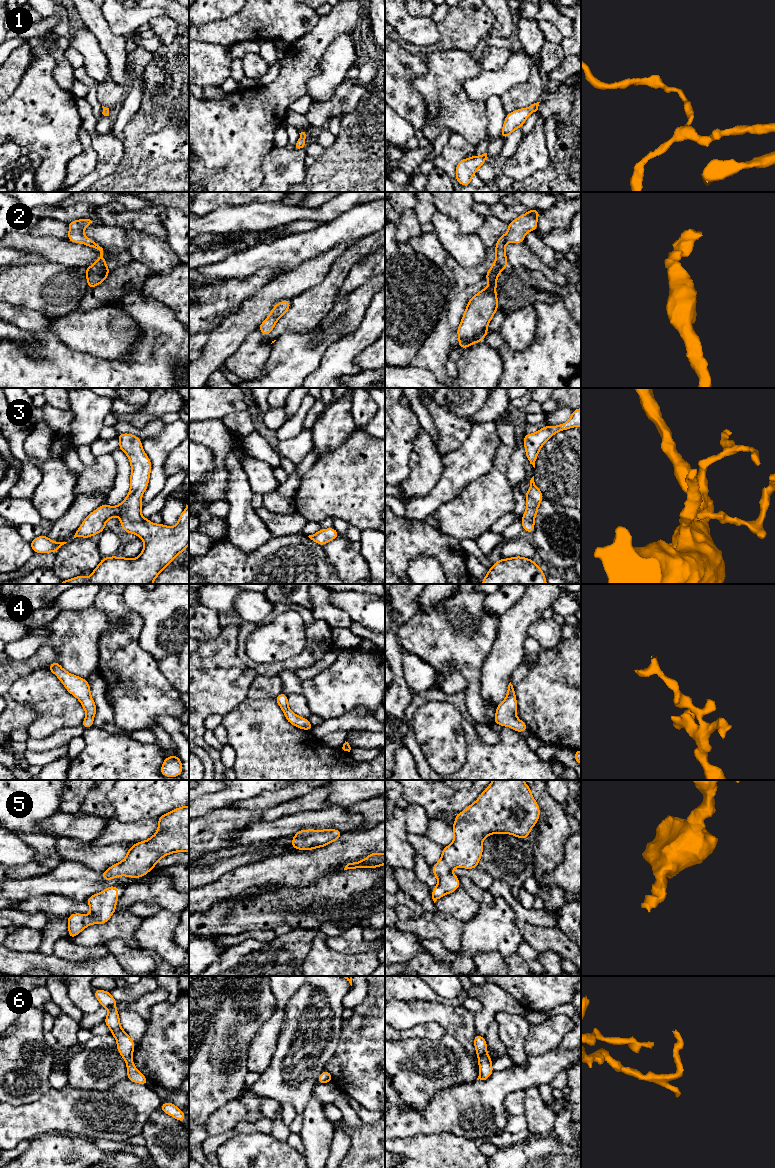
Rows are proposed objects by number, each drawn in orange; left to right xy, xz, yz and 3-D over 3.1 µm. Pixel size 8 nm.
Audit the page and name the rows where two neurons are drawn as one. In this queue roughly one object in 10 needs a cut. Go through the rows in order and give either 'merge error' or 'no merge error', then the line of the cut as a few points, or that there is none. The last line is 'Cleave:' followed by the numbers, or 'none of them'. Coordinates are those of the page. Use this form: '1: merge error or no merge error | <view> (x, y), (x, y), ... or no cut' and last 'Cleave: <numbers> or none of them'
1: no merge error | no cut
2: no merge error | no cut
3: no merge error | no cut
4: no merge error | no cut
5: no merge error | no cut
6: no merge error | no cut
Cleave: none of them

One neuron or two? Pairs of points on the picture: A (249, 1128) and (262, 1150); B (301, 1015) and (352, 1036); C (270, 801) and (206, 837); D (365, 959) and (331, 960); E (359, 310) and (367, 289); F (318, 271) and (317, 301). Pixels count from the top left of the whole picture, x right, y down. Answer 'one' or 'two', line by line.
A: two
B: two
C: two
D: one
E: one
F: two

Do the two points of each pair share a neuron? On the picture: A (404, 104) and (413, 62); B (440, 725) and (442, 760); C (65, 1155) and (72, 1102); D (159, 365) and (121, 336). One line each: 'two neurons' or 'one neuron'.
A: one neuron
B: one neuron
C: two neurons
D: two neurons

